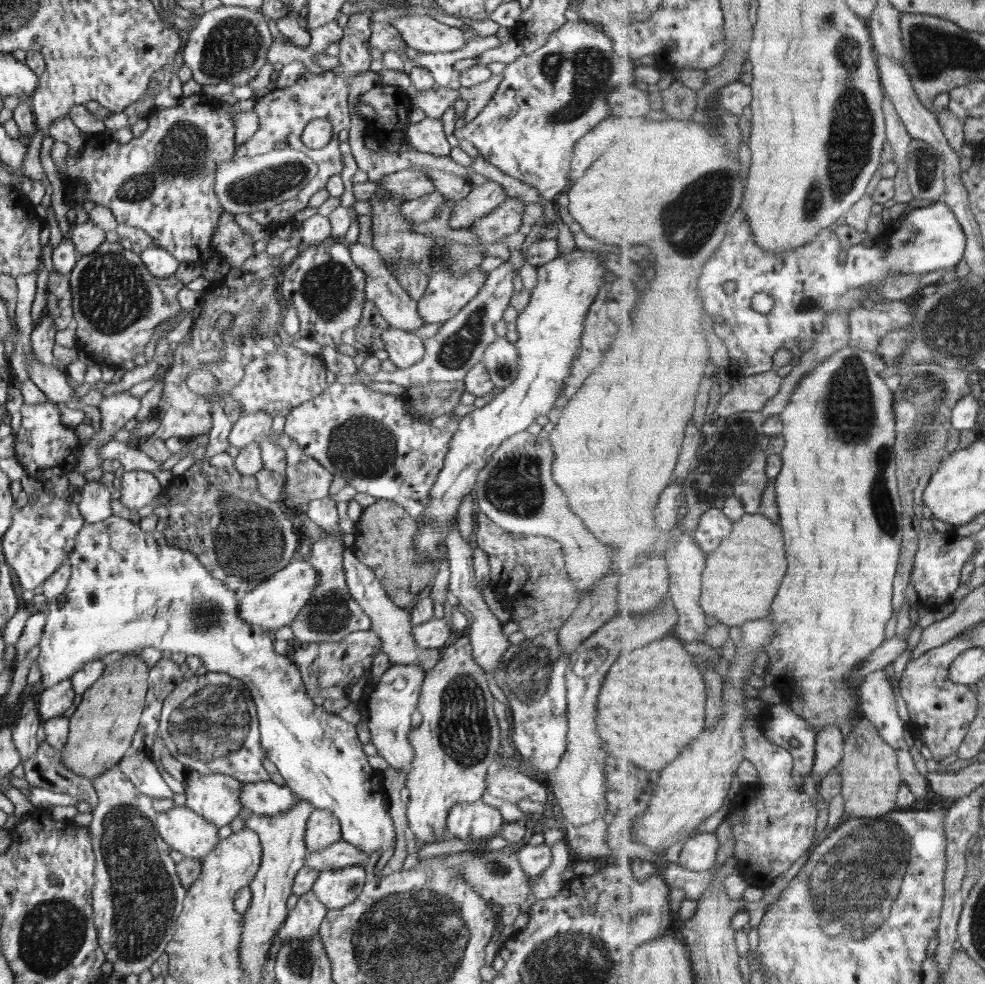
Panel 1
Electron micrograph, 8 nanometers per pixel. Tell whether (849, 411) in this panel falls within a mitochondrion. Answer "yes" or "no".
yes

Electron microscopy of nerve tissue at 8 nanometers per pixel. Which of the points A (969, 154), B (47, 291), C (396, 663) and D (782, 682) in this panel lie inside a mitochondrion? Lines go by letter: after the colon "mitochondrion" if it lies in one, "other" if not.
A: other
B: other
C: other
D: other

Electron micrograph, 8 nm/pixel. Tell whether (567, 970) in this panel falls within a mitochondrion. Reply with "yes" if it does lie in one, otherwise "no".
yes

